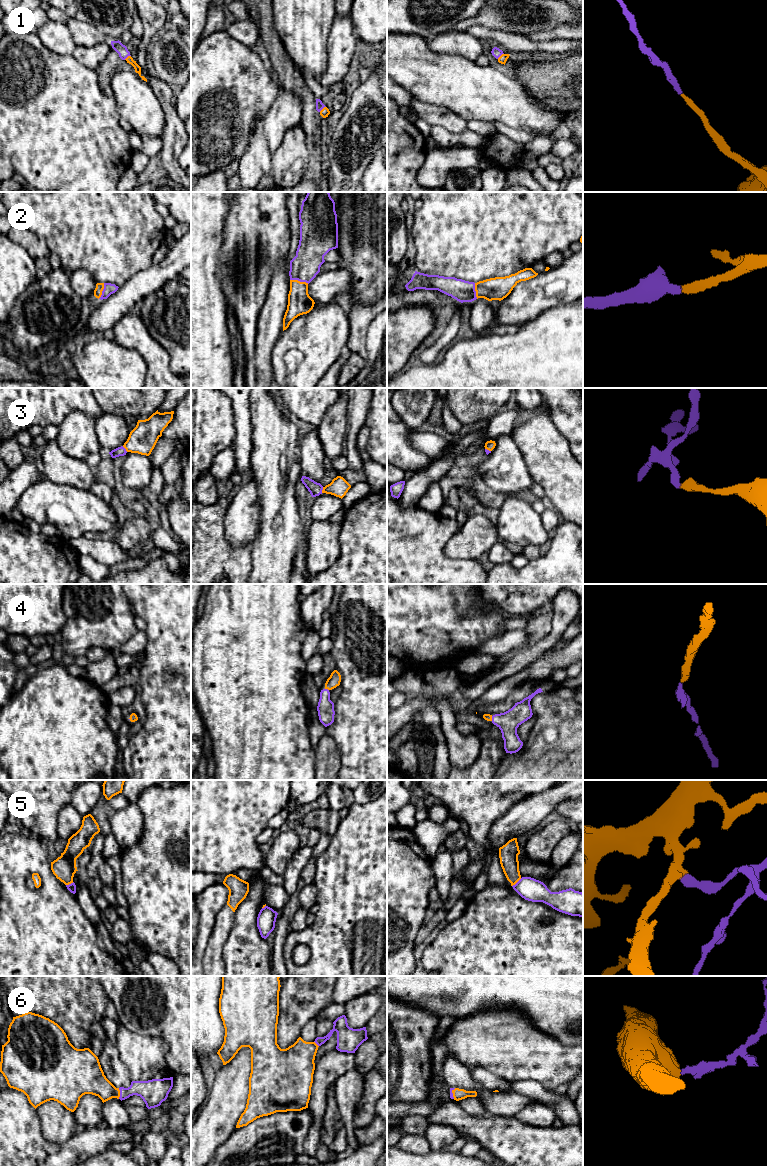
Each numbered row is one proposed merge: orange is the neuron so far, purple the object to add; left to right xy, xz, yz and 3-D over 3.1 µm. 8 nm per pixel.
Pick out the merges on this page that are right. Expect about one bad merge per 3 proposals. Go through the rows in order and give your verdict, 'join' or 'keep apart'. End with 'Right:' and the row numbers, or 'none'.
1: join
2: join
3: join
4: join
5: keep apart
6: join
Right: 1, 2, 3, 4, 6

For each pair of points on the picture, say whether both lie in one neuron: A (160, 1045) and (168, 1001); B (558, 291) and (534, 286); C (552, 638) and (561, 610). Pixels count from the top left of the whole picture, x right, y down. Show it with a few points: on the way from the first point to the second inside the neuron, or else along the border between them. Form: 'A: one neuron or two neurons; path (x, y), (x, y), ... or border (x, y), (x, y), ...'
A: two neurons; border (138, 1033), (161, 1037), (168, 1044), (166, 1061)
B: one neuron; path (552, 289), (540, 289)
C: one neuron; path (557, 631), (561, 617)

